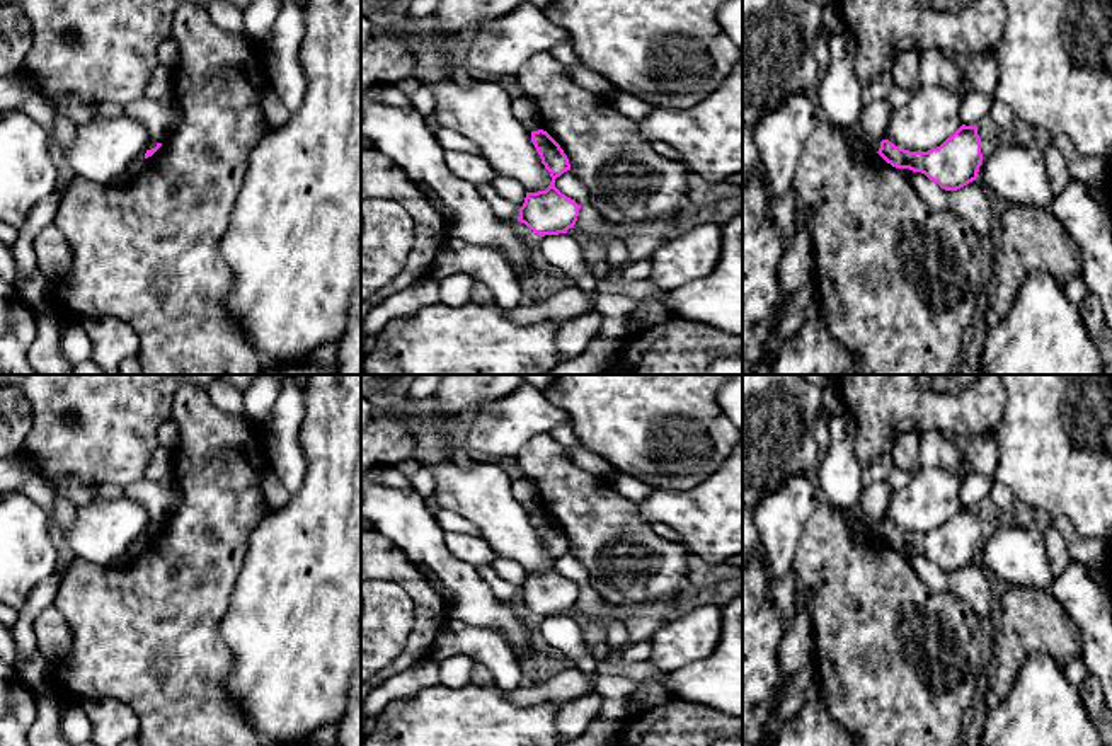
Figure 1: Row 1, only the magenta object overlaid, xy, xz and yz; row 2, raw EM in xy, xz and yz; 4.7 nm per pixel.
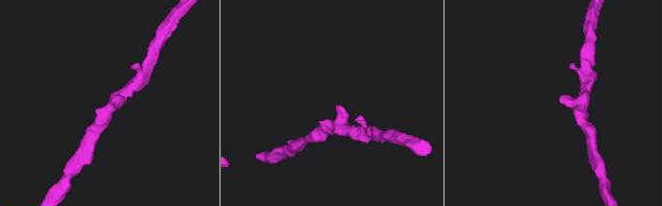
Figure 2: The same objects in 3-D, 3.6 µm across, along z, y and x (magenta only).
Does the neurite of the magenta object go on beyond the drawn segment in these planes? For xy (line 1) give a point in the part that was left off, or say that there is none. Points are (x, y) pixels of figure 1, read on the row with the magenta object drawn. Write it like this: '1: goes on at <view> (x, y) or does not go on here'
1: does not go on here

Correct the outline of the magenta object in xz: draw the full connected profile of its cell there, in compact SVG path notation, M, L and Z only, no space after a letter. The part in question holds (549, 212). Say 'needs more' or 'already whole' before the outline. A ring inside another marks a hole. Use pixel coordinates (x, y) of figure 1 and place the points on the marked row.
already whole; M543 129L531 131L531 141L542 164L550 172L552 182L545 191L526 192L518 221L542 237L567 233L577 221L581 204L562 194L555 187L555 179L570 170L569 158Z

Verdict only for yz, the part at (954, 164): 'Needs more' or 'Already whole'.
Already whole

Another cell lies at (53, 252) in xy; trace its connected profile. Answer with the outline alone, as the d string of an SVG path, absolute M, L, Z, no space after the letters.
M48 225L32 238L39 273L51 283L65 279L72 271L73 252L63 233Z

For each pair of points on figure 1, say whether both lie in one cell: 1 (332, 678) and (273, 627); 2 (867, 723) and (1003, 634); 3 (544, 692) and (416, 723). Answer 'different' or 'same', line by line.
1: same
2: different
3: different

